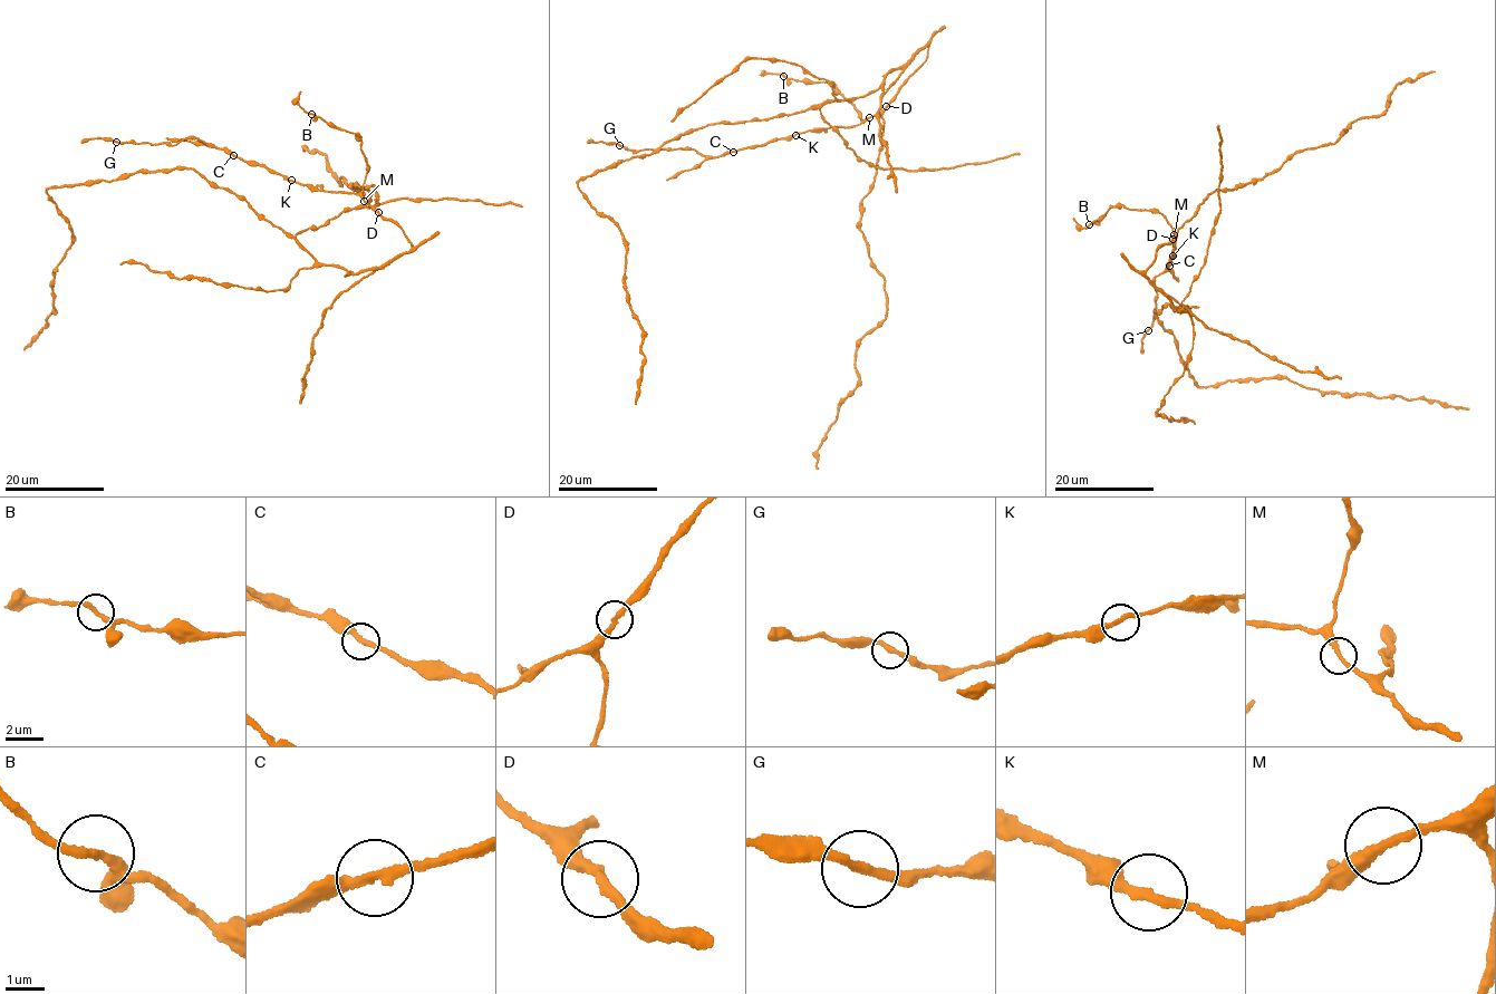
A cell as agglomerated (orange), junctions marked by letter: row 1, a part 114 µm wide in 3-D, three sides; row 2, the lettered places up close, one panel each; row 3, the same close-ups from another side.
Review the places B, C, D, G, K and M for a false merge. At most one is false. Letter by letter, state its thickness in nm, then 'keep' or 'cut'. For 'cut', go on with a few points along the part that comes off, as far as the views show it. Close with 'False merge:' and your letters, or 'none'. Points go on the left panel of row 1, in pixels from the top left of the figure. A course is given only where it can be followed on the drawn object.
B: calibre 240 nm; keep
C: calibre 280 nm; keep
D: calibre 240 nm; keep
G: calibre 240 nm; keep
K: calibre 240 nm; keep
M: calibre 240 nm; keep
False merge: none

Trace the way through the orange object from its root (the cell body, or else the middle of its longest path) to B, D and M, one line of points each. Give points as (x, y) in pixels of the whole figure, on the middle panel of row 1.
B: (855, 98), (927, 48), (886, 106), (862, 122), (830, 84), (783, 76)
D: (855, 98), (874, 92), (887, 75), (926, 46), (925, 60), (886, 106)
M: (855, 98), (874, 92), (913, 52), (927, 48), (925, 60), (898, 93), (869, 117)

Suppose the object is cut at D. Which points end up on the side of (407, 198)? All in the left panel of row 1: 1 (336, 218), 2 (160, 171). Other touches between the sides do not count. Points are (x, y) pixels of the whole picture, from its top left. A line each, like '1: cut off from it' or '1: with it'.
1: with it
2: with it

